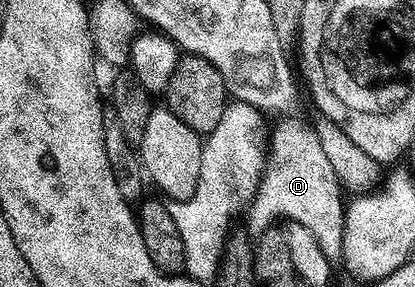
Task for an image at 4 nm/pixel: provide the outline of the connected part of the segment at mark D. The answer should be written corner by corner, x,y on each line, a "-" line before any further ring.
292,118
281,119
284,121
278,123
277,126
275,124
271,131
268,162
261,173
260,179
262,180
248,212
248,228
252,234
260,235
270,227
270,223
275,221
274,218
284,216
287,221
306,227
316,238
326,258
332,262
339,261
343,257
344,212
346,209
340,194
342,185
325,155
315,131
311,127
308,129
304,123
298,120
288,119

